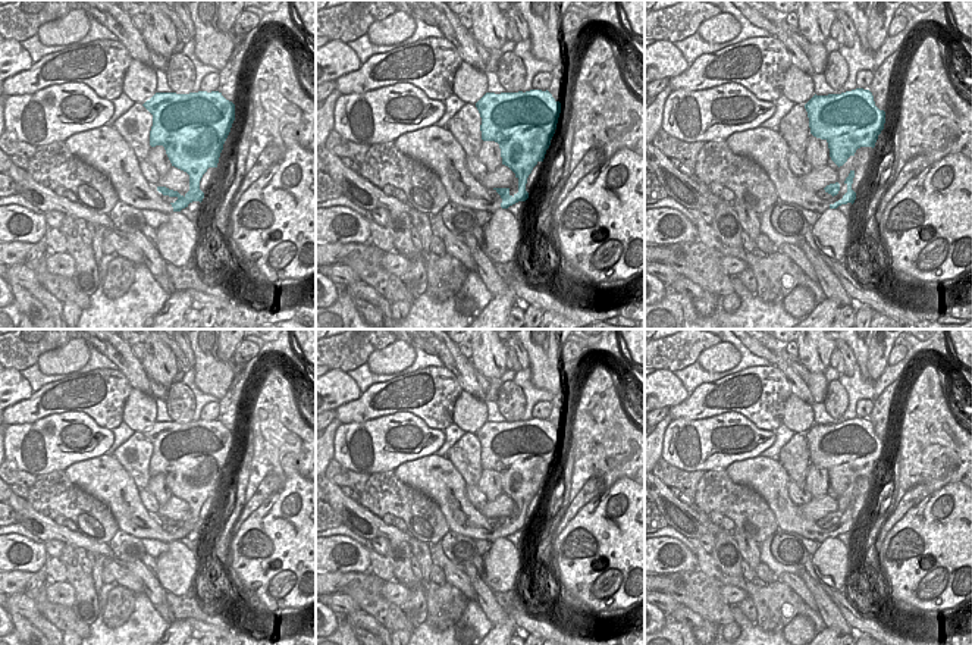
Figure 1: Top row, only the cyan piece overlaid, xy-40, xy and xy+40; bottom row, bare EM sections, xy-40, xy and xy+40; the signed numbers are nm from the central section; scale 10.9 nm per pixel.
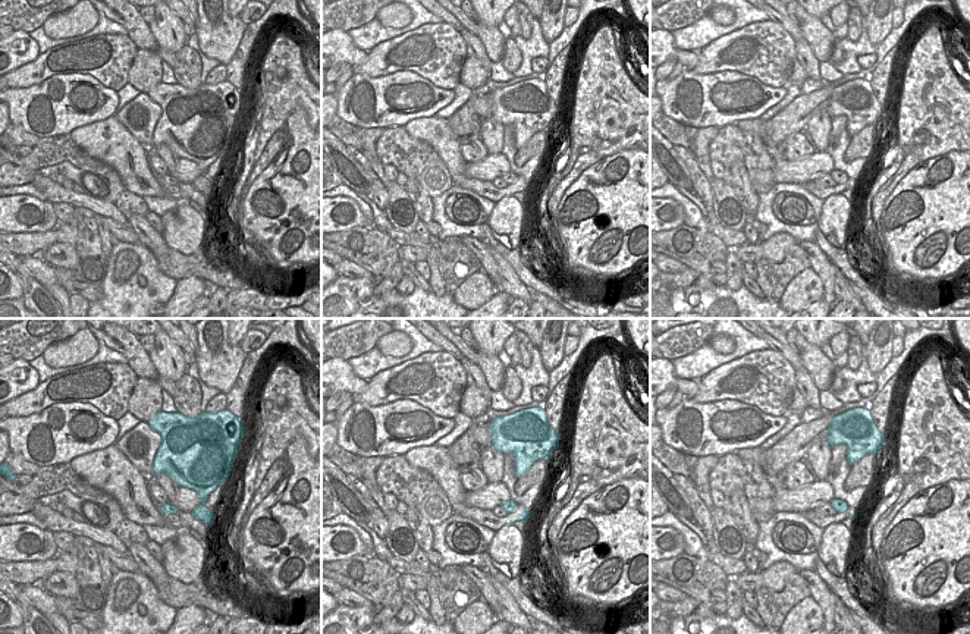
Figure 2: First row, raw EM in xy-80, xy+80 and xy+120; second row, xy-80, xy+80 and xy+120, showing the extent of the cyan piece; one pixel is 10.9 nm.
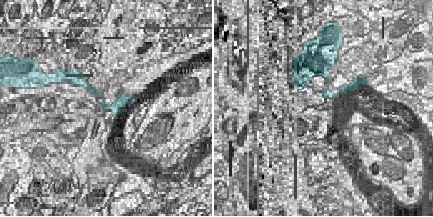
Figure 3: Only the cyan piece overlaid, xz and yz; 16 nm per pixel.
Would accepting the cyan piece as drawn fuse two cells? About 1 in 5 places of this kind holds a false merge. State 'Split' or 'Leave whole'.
Leave whole

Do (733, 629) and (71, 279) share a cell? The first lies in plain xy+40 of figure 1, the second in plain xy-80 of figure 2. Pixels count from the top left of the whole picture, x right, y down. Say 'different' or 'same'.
different

